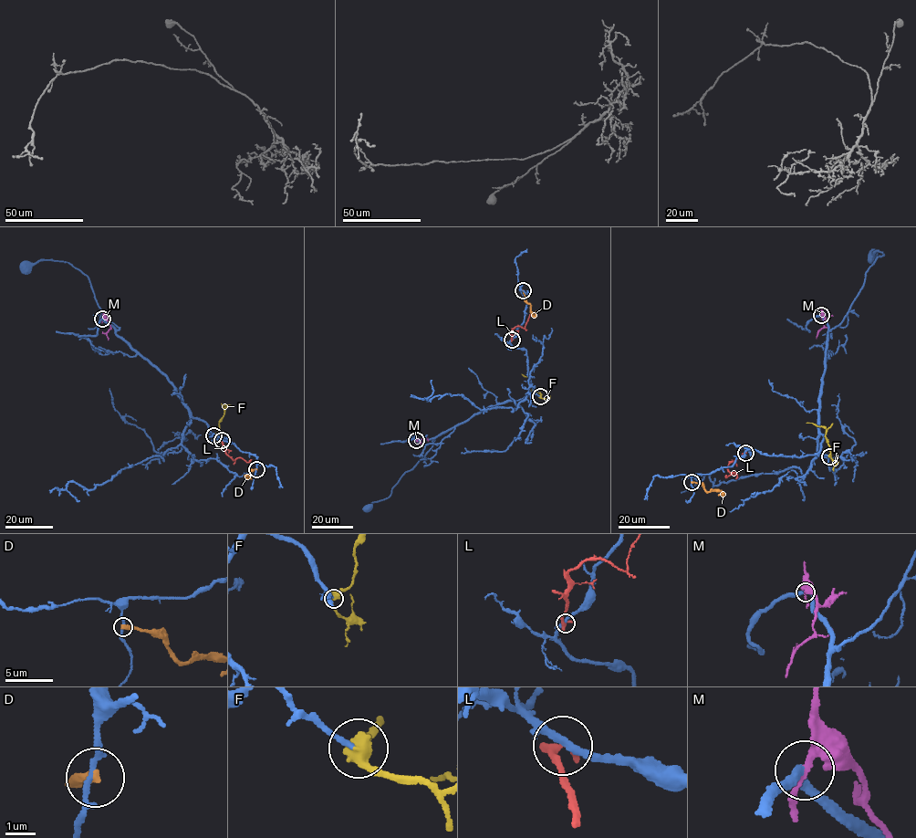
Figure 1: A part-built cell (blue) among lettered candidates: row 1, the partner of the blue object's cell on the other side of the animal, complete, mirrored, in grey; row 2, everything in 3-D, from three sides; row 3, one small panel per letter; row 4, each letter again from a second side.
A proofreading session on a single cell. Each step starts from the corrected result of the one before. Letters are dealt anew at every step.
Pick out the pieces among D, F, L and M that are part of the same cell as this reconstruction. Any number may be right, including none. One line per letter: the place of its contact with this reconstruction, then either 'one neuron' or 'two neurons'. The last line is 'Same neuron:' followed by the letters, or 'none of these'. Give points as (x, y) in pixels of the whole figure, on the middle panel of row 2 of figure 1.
D: contact (523, 290); two neurons
F: contact (540, 396); one neuron
L: contact (512, 340); two neurons
M: contact (416, 440); two neurons
Same neuron: F

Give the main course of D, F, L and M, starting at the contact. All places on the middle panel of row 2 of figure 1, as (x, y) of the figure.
D: (523, 290), (530, 313), (534, 316), (536, 311)
F: (540, 396), (528, 377), (522, 374)
L: (512, 340), (513, 329), (516, 326), (525, 329), (530, 314)
M: (416, 440), (427, 435)

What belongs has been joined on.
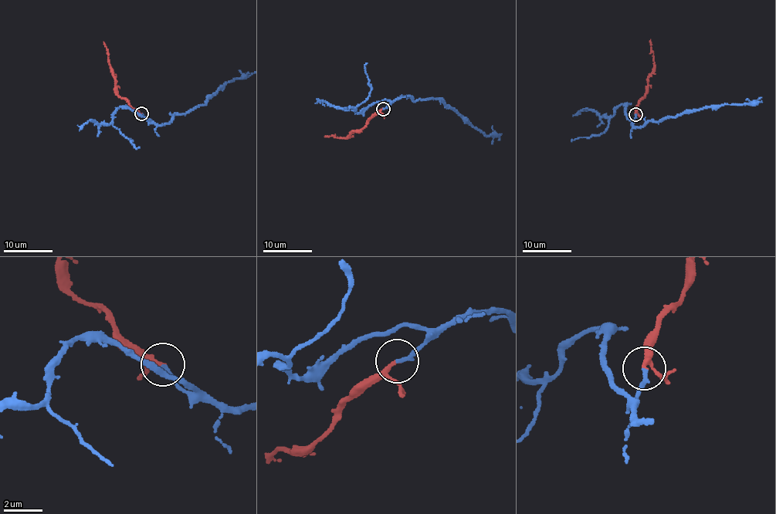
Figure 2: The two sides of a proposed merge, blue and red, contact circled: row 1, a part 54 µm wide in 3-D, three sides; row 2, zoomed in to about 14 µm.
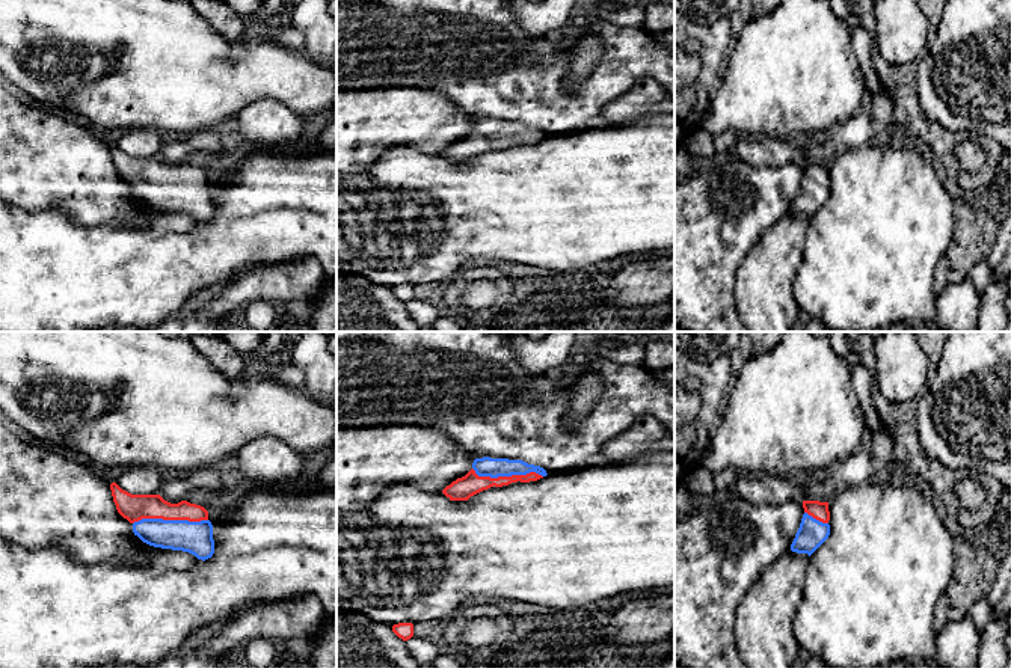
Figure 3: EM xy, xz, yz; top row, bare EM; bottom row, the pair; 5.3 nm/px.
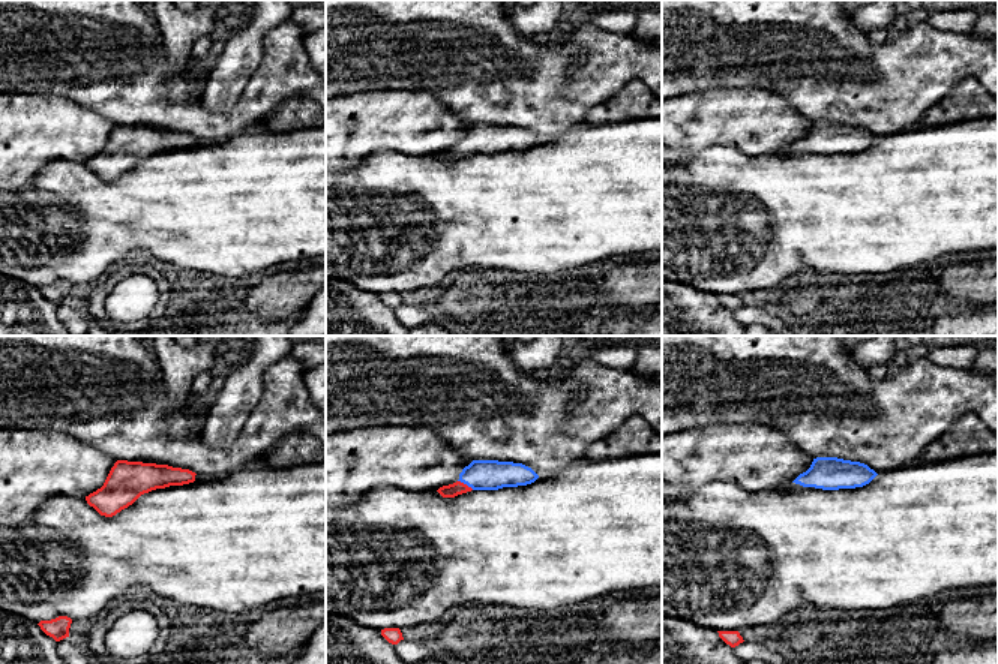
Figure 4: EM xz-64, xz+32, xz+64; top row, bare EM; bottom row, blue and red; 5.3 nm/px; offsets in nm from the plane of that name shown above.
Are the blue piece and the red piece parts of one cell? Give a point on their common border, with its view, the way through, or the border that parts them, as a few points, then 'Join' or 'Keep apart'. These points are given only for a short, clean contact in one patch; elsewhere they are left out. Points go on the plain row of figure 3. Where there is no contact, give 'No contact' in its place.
Touches blue at xy (169, 183). Path across: xy (195, 199), (169, 183), (154, 181), (133, 169). Join

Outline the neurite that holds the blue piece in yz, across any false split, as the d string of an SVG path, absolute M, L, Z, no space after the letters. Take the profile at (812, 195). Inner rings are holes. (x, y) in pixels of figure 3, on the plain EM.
M803 163L803 170L804 176L791 213L810 219L830 198L830 173L828 164L819 163Z

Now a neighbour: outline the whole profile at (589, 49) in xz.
M587 33L576 39L564 86L573 90L581 83L584 83L599 63L602 53L604 44L598 36Z

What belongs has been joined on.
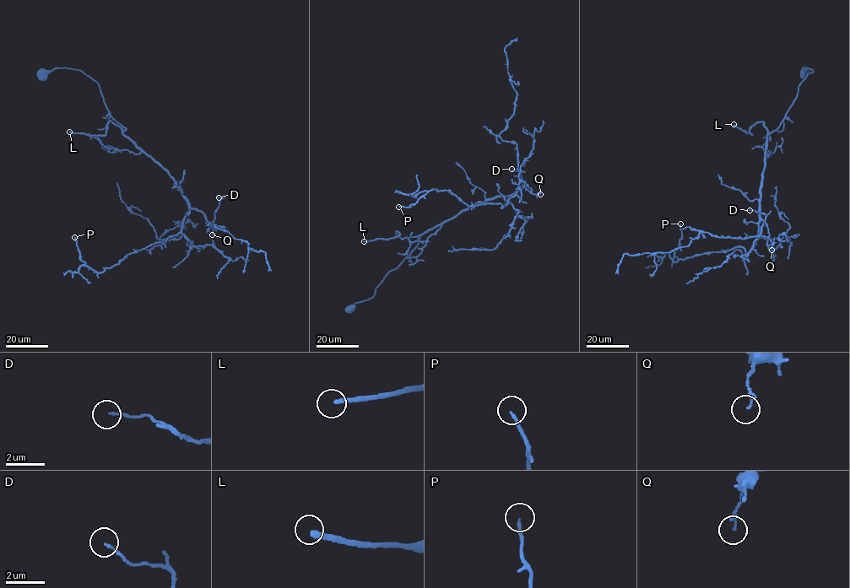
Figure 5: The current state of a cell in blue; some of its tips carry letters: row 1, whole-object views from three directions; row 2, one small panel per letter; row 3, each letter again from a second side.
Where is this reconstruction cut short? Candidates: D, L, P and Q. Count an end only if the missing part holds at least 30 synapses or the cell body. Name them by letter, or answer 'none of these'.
L

